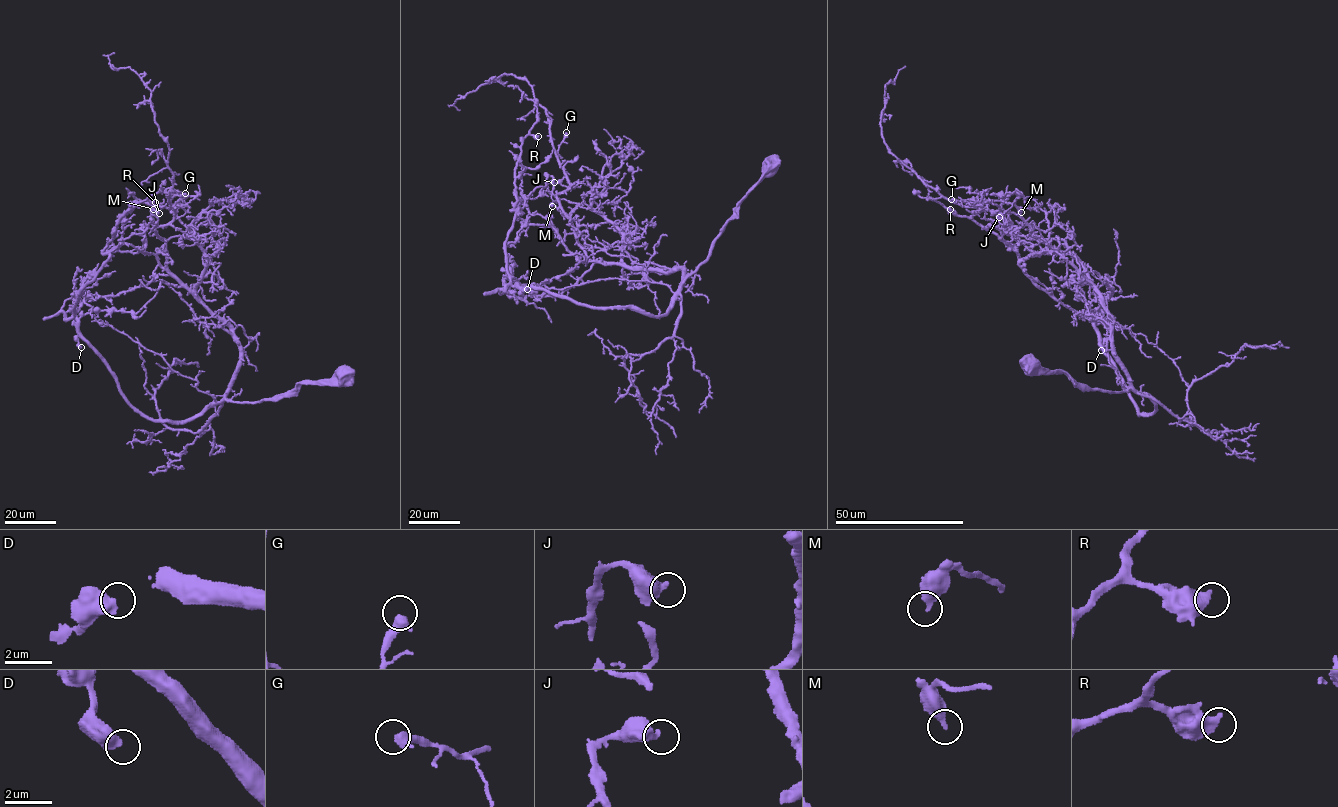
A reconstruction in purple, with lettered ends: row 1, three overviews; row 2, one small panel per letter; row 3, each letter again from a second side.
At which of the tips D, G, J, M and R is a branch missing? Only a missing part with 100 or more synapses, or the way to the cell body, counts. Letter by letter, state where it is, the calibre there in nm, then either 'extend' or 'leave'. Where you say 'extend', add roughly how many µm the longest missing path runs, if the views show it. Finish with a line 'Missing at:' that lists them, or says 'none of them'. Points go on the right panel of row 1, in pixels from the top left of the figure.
D: (1101, 350) | 600 nm | leave
G: (951, 199) | 440 nm | leave
J: (999, 217) | 500 nm | leave
M: (1021, 212) | 360 nm | leave
R: (950, 209) | 600 nm | leave
Missing at: none of them

